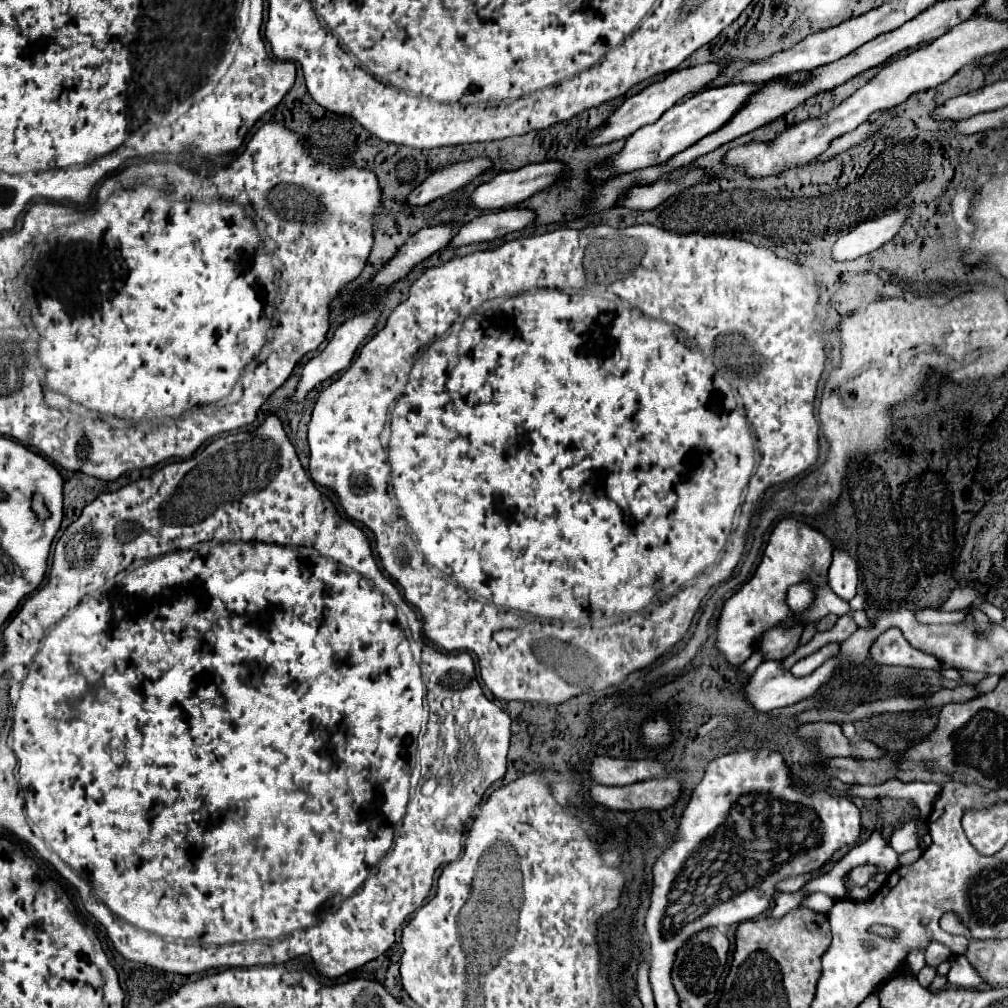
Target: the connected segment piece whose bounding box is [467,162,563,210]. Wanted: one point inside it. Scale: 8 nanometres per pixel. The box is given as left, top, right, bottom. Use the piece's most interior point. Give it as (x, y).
(507, 189)

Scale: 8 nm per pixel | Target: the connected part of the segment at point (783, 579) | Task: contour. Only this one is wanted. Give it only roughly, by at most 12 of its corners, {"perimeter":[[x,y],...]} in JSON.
{"perimeter":[[783,518],[761,564],[723,606],[717,652],[741,666],[789,616],[785,592],[811,578],[805,622],[875,624],[827,586],[831,540]]}

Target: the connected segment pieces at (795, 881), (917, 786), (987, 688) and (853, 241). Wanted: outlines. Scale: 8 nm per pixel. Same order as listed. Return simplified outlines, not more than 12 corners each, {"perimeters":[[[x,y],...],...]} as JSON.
{"perimeters":[[[827,862],[819,870],[785,878],[777,882],[777,892],[797,892],[809,880],[829,872],[835,862]],[[931,782],[852,784],[847,794],[913,802],[927,818],[941,792]],[[987,675],[976,685],[978,696],[994,690],[1000,676]],[[911,206],[861,222],[833,246],[835,260],[881,248],[911,216]]]}

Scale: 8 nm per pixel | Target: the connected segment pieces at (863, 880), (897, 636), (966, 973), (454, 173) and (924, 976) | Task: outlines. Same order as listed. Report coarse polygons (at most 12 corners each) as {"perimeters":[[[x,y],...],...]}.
{"perimeters":[[[857,866],[849,872],[857,886],[865,886],[875,866]],[[899,628],[871,646],[871,658],[887,666],[939,670],[941,662],[915,650]],[[963,954],[953,956],[951,986],[981,988],[985,978]],[[475,158],[431,174],[407,198],[407,206],[429,204],[491,166]],[[933,966],[921,968],[917,972],[917,982],[929,988],[937,970]]]}

